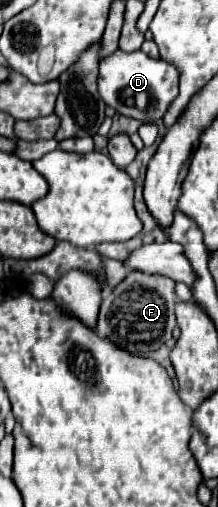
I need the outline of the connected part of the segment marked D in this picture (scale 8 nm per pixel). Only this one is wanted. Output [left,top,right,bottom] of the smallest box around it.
[99,50,179,122]

